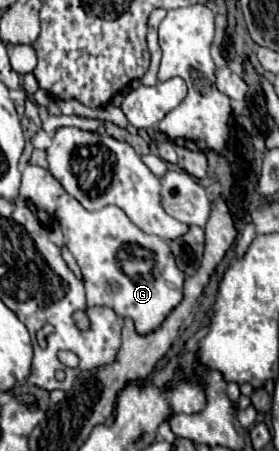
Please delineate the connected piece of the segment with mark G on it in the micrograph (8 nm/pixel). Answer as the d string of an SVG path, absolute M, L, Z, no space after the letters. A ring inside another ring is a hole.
M27 163L23 169L23 181L21 181L21 191L17 201L27 205L33 213L37 209L43 209L51 219L55 219L55 223L61 225L65 247L73 253L85 277L85 291L87 291L89 305L107 305L119 317L131 317L139 333L151 333L169 315L169 309L173 309L173 305L181 301L181 285L185 275L177 269L167 241L157 235L143 233L139 227L135 227L129 221L129 217L119 207L107 205L99 211L87 211L75 197L69 197L69 193L65 193L61 183L47 169L31 163Z

